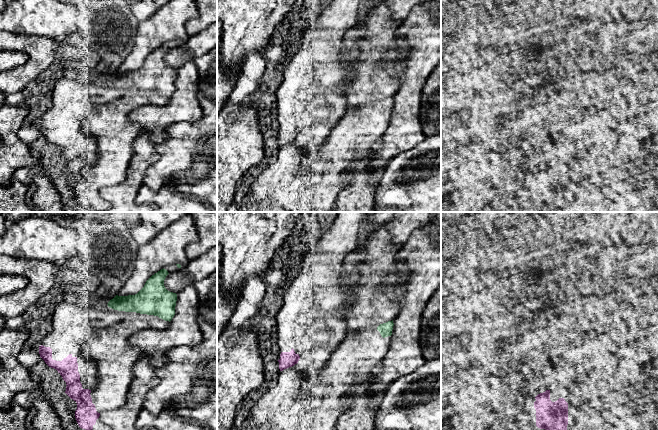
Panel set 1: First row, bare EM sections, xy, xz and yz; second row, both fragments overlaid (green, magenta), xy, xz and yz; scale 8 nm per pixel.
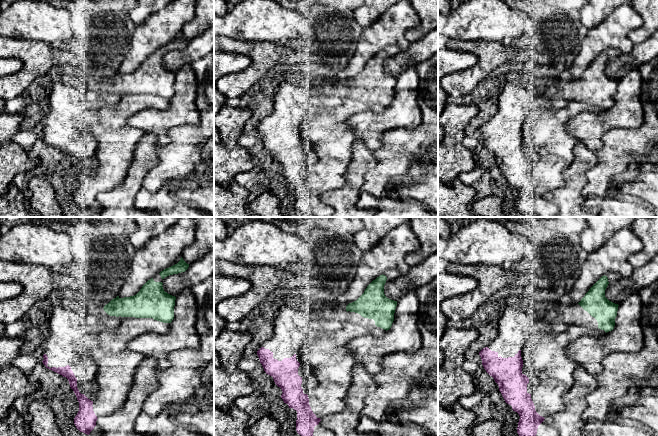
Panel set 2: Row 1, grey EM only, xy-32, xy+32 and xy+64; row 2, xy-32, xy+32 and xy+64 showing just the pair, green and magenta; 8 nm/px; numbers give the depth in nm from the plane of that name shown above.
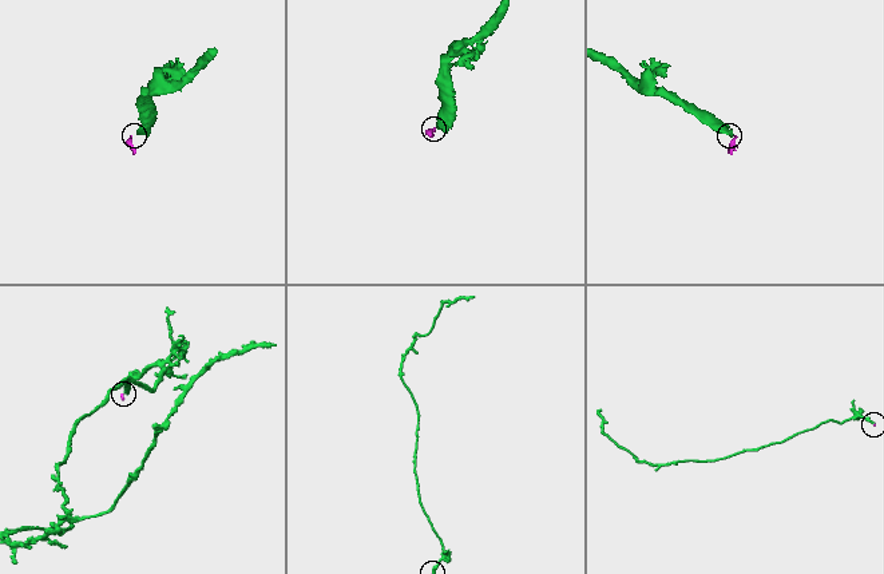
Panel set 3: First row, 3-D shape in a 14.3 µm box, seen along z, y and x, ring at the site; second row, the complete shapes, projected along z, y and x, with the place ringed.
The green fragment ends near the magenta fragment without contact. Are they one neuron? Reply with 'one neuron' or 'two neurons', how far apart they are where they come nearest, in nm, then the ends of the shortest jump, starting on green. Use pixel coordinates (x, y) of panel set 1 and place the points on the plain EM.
two neurons | 480 nm | xy (108, 82), (76, 133)

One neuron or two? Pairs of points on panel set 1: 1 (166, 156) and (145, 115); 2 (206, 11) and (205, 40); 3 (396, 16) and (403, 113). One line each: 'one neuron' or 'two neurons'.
1: two neurons
2: two neurons
3: two neurons

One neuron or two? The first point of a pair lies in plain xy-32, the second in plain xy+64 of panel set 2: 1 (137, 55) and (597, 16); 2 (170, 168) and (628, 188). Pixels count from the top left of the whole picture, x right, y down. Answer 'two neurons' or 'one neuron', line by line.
1: two neurons
2: two neurons

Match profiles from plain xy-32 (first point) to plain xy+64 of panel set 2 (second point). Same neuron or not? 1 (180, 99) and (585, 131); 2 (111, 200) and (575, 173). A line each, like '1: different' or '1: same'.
1: same
2: same

